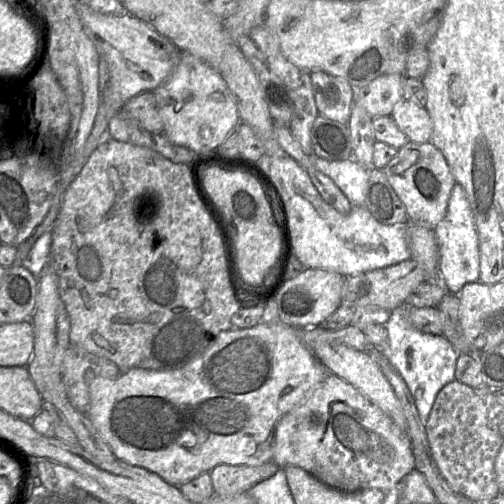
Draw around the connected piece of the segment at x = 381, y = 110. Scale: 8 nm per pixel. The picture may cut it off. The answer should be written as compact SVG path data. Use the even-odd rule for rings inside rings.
M390 74L375 78L368 84L354 88L354 103L373 119L389 116L403 98L405 75Z

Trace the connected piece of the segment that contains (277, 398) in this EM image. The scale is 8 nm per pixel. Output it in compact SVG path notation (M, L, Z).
M281 322L259 323L252 328L232 328L222 331L215 338L213 344L204 352L177 369L147 370L131 368L126 372L120 373L114 379L91 376L89 380L90 404L86 415L104 442L110 447L117 460L144 468L157 474L168 484L179 488L201 474L210 474L210 471L218 465L259 466L272 461L274 433L277 423L285 414L300 405L329 373L327 368L300 340L298 329L284 325Z

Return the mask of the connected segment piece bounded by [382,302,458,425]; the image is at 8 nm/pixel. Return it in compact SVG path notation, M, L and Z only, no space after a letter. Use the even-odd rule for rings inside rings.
M405 302L390 313L390 318L385 324L388 344L382 349L382 353L407 384L419 418L425 425L438 393L445 385L455 380L458 352L444 336L422 333L411 327Z

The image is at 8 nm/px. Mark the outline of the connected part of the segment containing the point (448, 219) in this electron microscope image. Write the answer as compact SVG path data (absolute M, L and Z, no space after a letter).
M458 183L451 190L444 218L434 227L438 246L439 272L449 293L457 294L462 287L479 281L479 244L473 214L464 189Z

